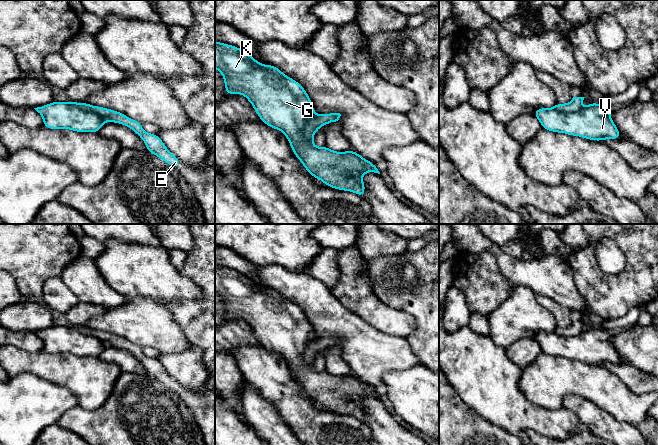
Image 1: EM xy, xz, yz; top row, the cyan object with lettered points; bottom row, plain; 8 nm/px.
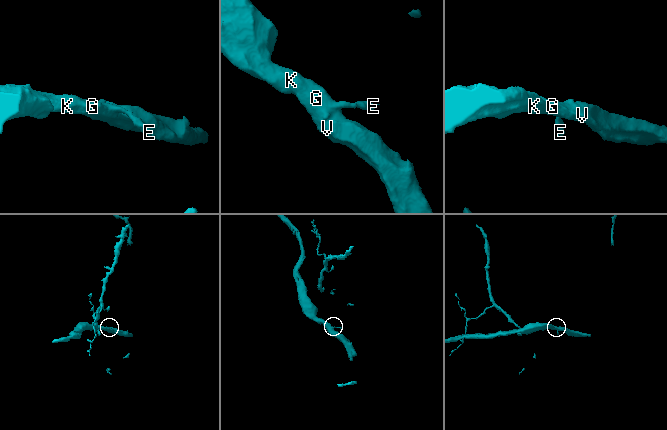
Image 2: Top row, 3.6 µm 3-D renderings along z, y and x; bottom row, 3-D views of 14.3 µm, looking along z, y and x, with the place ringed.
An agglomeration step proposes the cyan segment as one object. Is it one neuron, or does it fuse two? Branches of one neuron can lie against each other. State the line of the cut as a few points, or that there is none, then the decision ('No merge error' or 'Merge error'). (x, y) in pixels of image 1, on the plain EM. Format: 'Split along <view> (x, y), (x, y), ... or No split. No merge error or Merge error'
Split along xz (317, 338), (310, 341), (305, 348), (303, 360), (306, 363). Merge error

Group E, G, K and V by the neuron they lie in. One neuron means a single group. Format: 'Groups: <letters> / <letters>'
Groups: E / G K V

